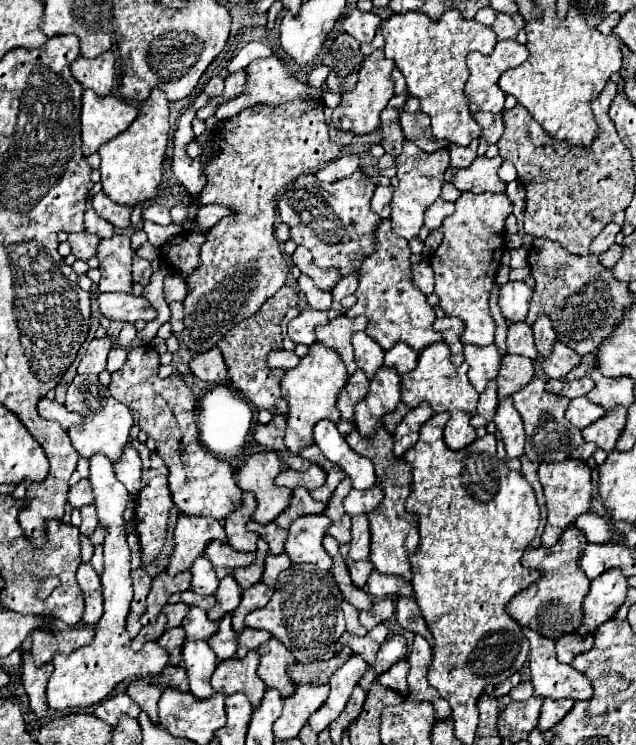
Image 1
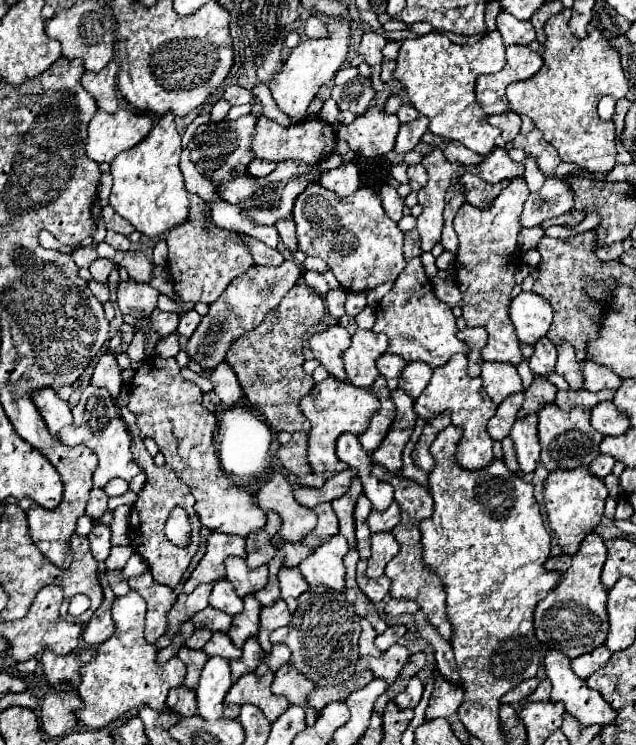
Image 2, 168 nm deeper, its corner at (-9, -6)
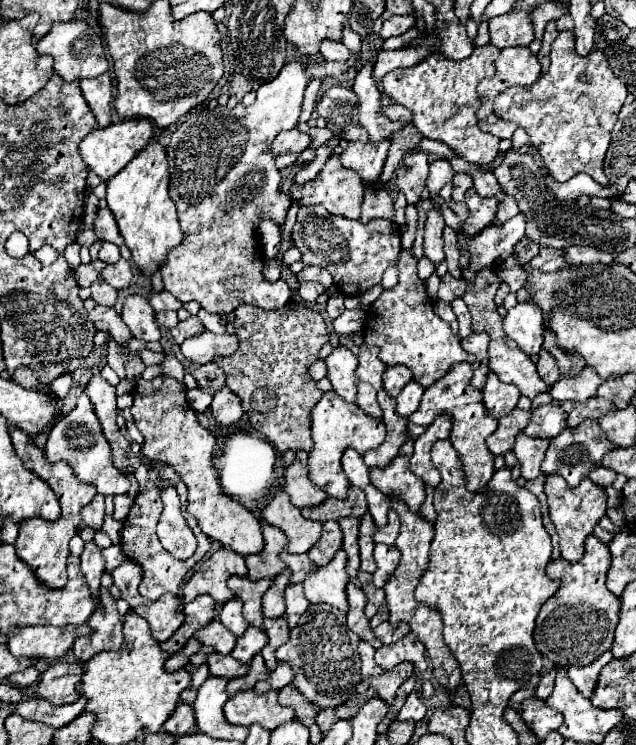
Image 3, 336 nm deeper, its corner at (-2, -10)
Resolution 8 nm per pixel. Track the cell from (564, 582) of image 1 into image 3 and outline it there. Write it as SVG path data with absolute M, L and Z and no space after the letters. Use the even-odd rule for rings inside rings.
M590 534L584 542L584 558L576 564L562 564L562 578L558 592L548 598L536 618L534 642L542 656L550 658L556 666L586 666L600 654L610 650L616 630L616 612L620 610L618 596L612 596L604 584L604 576L610 564L608 546Z

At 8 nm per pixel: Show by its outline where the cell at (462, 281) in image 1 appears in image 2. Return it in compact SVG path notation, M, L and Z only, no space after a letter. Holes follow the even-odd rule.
M523 178L513 180L487 210L475 208L465 202L455 220L455 232L459 236L459 252L455 258L457 286L463 292L463 318L467 326L481 326L489 332L489 342L483 348L485 362L505 362L519 366L525 358L521 354L521 342L515 336L515 328L509 320L509 302L511 290L515 286L513 274L521 262L521 250L517 246L517 234L521 230L519 216L523 204L529 196L527 184Z

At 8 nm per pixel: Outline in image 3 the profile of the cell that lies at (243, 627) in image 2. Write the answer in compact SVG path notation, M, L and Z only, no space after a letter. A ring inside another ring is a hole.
M250 624L250 626L246 628L246 632L236 640L236 646L234 646L234 650L232 650L232 656L234 656L236 660L248 664L248 662L252 660L252 656L254 656L256 652L260 652L260 648L264 648L266 640L268 640L268 638L264 636L264 632L262 632L260 628L256 628L256 626Z

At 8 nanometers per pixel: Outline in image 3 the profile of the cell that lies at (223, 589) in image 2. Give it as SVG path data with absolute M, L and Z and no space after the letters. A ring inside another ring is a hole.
M232 598L226 604L222 604L220 608L220 622L234 634L240 636L240 632L244 632L244 628L248 626L248 622L242 616L242 604L240 600Z

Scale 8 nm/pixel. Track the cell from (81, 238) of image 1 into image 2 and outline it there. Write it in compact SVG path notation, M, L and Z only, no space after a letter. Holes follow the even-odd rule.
M99 258L91 264L91 276L95 282L101 282L101 284L107 284L107 278L109 278L109 272L113 270L113 260L107 260L107 258Z

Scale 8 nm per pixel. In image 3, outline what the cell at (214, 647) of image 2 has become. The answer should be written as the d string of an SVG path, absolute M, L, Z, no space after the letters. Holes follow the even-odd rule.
M220 652L208 654L208 668L212 676L222 676L226 680L232 676L244 676L244 672L248 672L246 664L238 662L230 654L220 654Z

